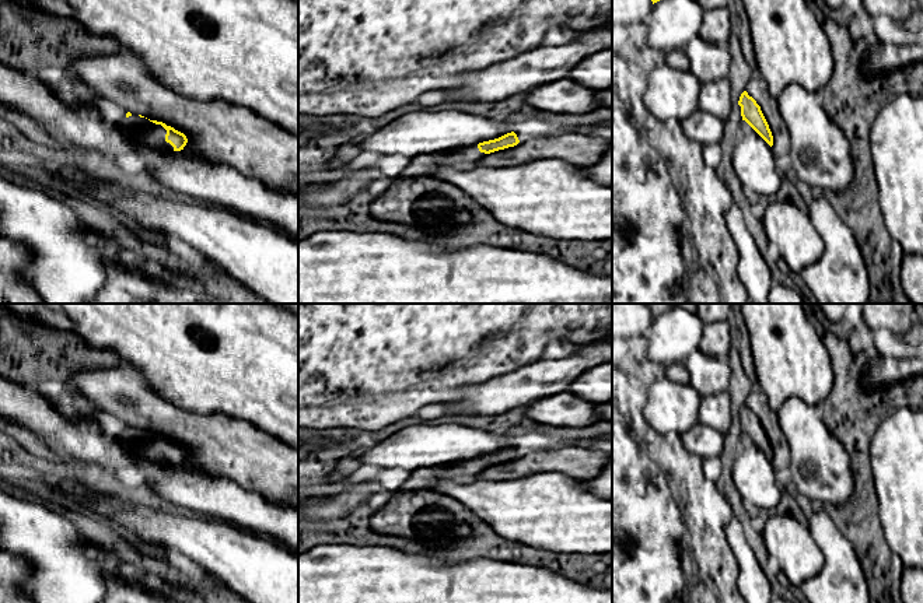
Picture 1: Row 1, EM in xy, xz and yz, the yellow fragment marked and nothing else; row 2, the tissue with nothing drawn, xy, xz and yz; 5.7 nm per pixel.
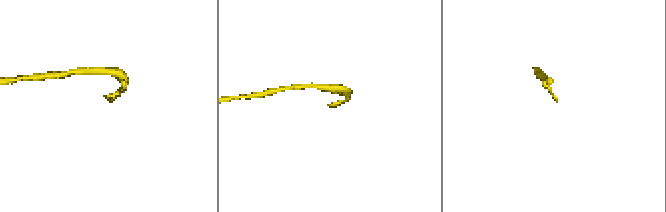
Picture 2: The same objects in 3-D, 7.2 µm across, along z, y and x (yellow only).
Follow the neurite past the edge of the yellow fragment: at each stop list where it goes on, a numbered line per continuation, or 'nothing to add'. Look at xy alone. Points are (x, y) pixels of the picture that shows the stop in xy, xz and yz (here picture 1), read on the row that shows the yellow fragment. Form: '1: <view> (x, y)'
1: xy (150, 133)

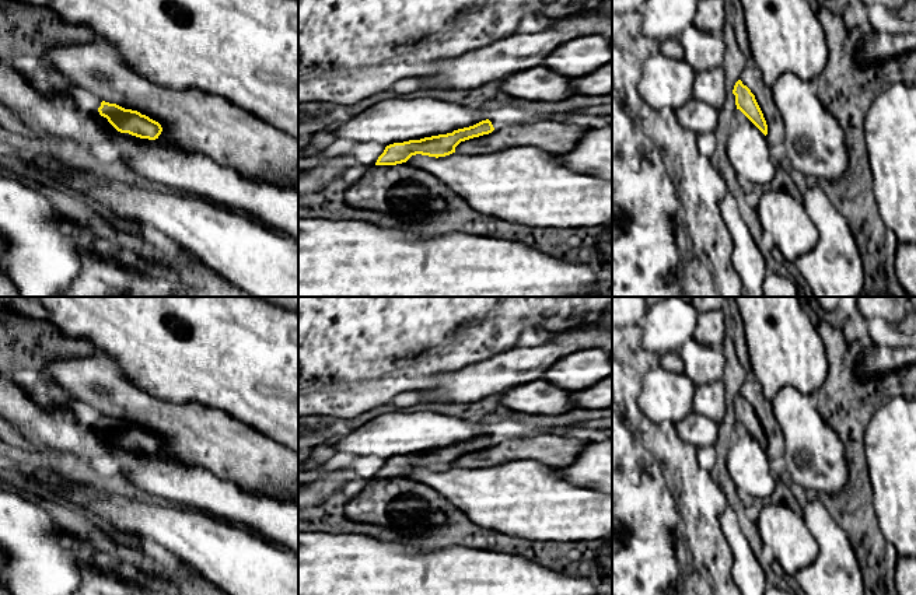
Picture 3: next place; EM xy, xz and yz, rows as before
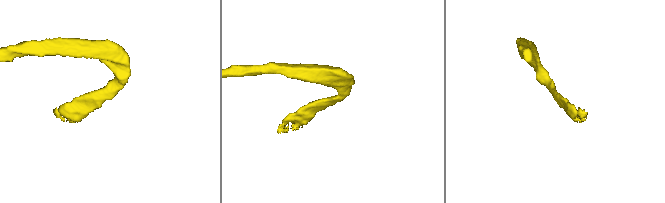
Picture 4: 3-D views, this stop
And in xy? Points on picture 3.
nothing to add

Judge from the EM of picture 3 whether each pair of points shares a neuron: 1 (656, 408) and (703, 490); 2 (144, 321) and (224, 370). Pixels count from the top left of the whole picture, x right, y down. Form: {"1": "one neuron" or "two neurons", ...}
{"1": "two neurons", "2": "one neuron"}

